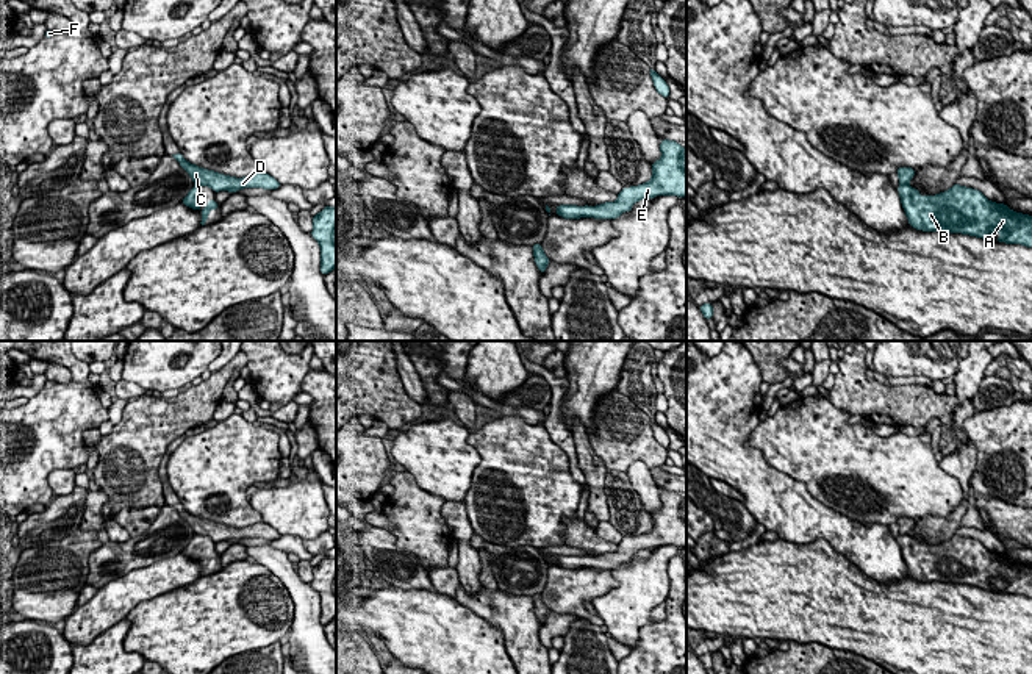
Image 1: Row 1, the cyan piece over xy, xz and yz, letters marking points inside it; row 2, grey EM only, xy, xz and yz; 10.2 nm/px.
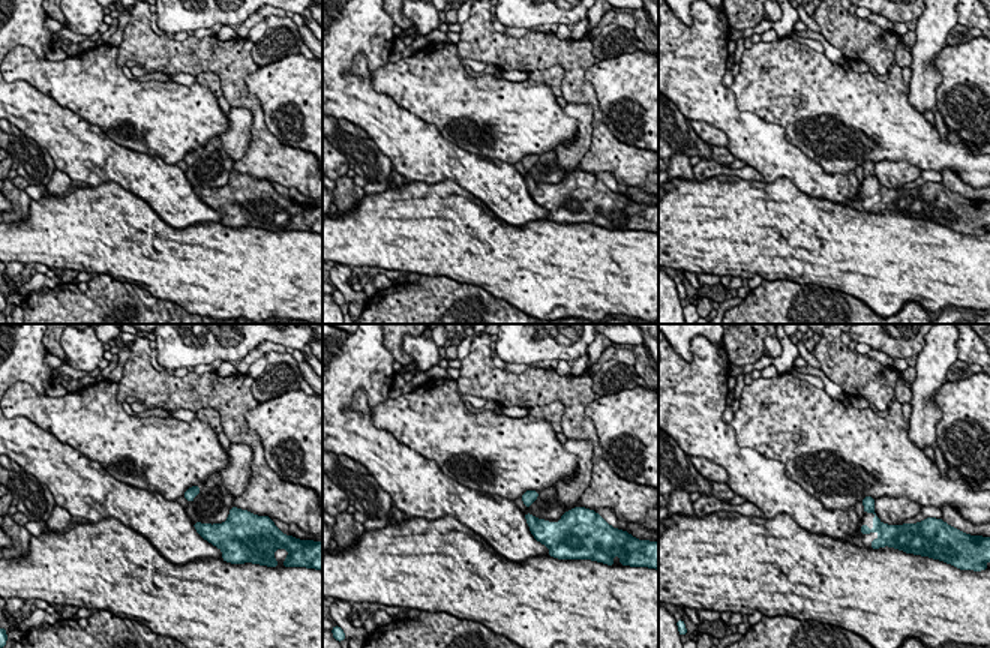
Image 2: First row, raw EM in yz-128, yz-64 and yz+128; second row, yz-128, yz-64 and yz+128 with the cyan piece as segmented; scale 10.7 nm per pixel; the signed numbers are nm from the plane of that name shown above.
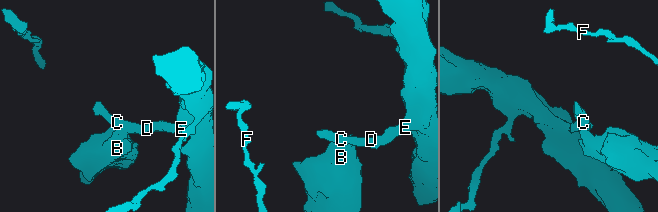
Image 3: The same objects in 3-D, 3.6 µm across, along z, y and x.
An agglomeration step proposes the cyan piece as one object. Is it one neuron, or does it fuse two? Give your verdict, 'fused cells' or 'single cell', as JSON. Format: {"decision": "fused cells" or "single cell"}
{"decision": "fused cells"}

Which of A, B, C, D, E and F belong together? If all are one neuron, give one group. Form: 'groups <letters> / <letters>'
groups A B F / C D E

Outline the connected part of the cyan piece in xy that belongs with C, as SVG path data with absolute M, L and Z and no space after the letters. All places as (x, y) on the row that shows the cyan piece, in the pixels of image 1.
M181 153L172 155L180 166L191 175L195 185L206 185L214 192L230 191L238 192L242 188L264 188L264 189L277 189L281 185L266 172L256 172L244 178L228 177L219 172L213 172L208 169L202 169L188 163Z

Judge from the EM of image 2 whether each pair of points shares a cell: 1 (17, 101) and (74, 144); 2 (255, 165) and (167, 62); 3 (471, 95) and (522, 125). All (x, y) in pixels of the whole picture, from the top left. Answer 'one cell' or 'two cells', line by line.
1: one cell
2: one cell
3: one cell

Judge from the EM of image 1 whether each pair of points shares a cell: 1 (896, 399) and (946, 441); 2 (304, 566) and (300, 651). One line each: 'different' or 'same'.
1: same
2: different

